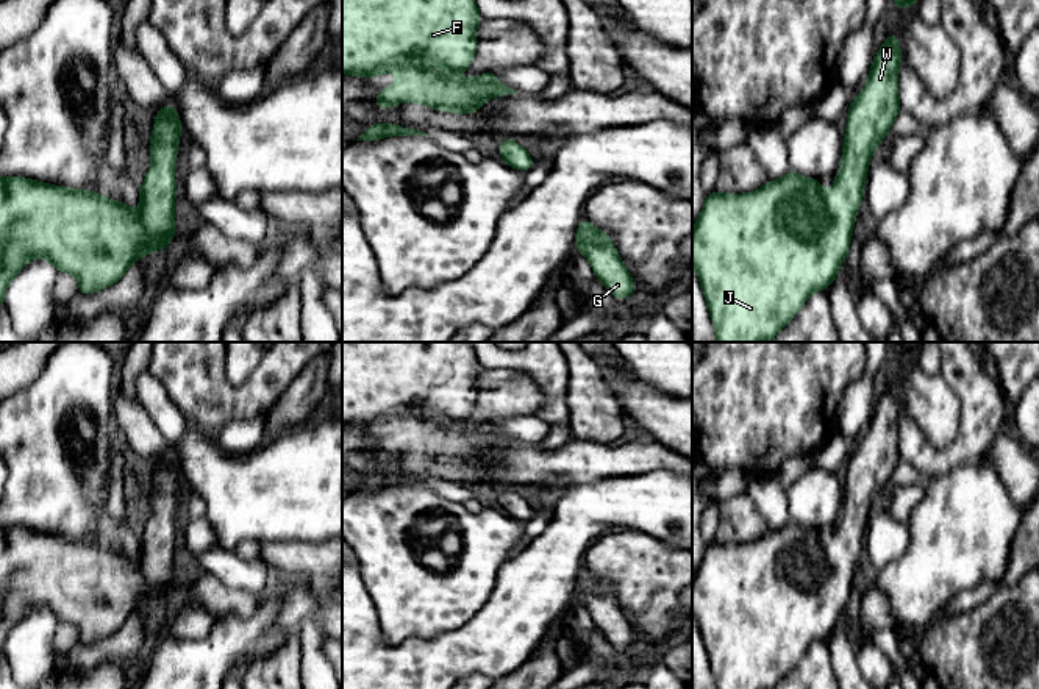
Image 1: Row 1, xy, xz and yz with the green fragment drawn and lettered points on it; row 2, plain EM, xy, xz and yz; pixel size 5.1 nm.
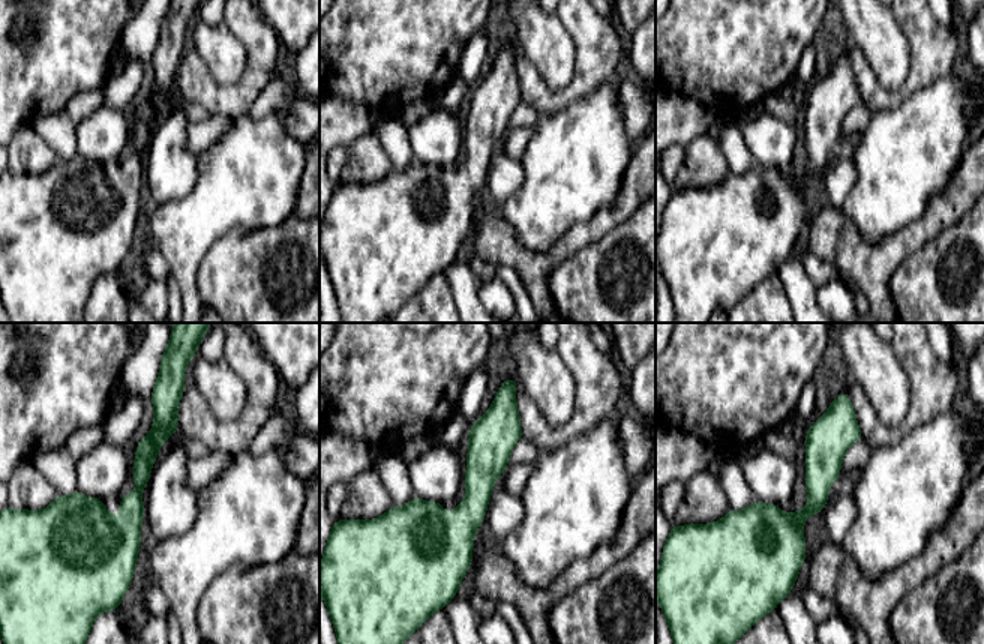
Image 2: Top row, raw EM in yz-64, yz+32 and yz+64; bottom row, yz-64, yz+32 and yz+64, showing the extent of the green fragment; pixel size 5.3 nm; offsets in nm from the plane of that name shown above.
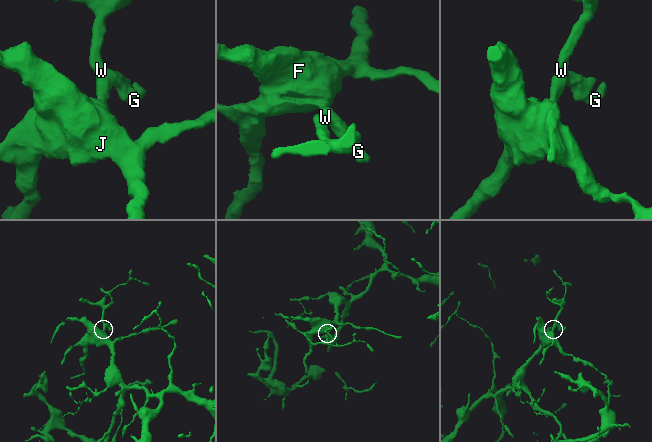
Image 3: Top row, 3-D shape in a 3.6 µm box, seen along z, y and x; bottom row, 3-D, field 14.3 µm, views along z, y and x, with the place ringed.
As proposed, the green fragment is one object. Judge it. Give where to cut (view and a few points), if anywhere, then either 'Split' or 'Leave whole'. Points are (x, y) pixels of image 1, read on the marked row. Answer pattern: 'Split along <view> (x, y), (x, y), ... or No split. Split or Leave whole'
No split. Leave whole

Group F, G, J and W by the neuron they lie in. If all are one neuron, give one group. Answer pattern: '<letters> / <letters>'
F G J W

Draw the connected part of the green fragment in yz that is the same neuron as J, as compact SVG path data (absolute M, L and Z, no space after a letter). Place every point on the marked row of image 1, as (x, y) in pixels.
M894 31L878 50L864 91L856 94L848 106L842 169L834 175L834 187L830 194L822 192L820 180L805 178L789 170L778 181L767 180L756 192L720 194L712 191L706 195L692 228L692 266L697 269L705 302L709 306L717 342L770 342L812 292L827 291L837 280L837 269L850 250L853 223L864 198L864 180L872 153L891 133L892 123L902 111L898 102L898 64L902 59L898 34Z

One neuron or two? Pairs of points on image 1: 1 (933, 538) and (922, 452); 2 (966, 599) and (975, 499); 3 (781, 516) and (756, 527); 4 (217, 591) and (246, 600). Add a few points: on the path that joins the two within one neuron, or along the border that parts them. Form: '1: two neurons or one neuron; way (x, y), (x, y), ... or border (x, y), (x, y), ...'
1: two neurons; border (960, 464), (946, 474), (925, 478)
2: two neurons; border (1003, 580), (980, 581), (961, 589), (941, 608)
3: two neurons; border (746, 492), (769, 528)
4: one neuron; way (224, 597), (227, 600), (239, 600)

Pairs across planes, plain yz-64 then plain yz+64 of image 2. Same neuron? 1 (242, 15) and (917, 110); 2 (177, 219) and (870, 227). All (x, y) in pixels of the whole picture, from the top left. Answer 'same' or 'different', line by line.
1: different
2: same

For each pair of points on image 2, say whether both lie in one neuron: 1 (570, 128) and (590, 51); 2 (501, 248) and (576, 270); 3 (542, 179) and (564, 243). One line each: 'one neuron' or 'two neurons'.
1: two neurons
2: two neurons
3: two neurons

